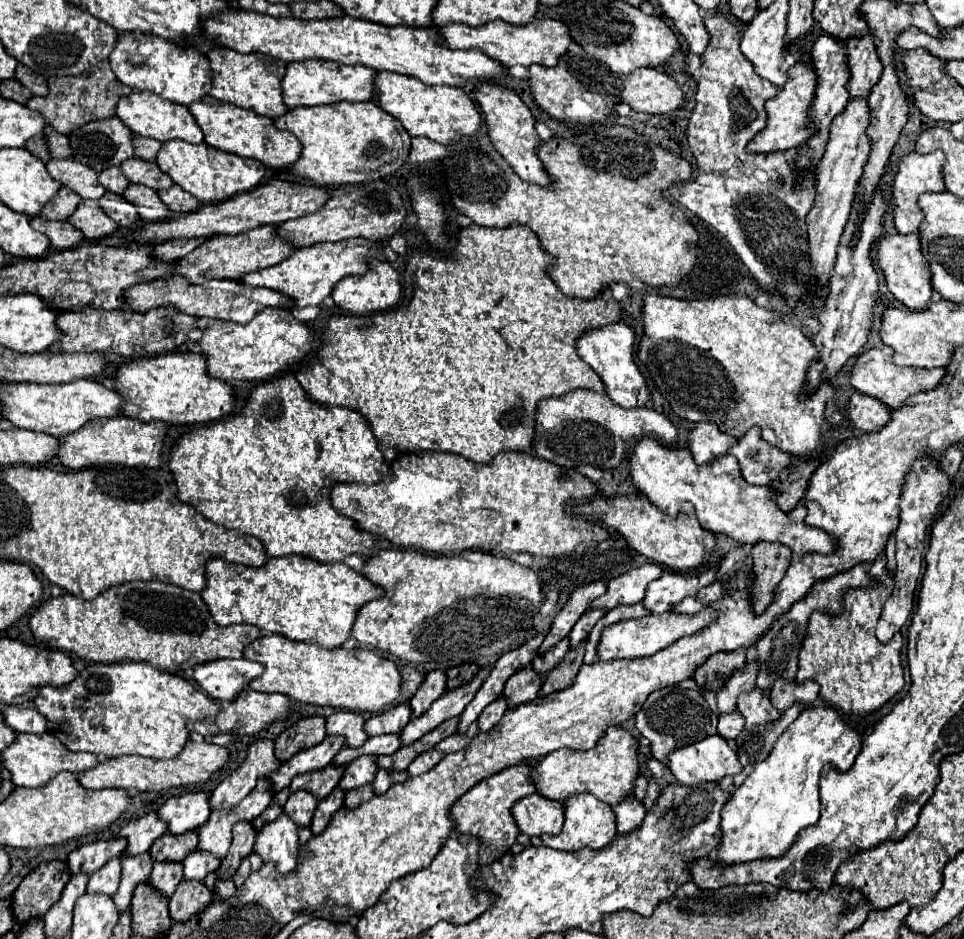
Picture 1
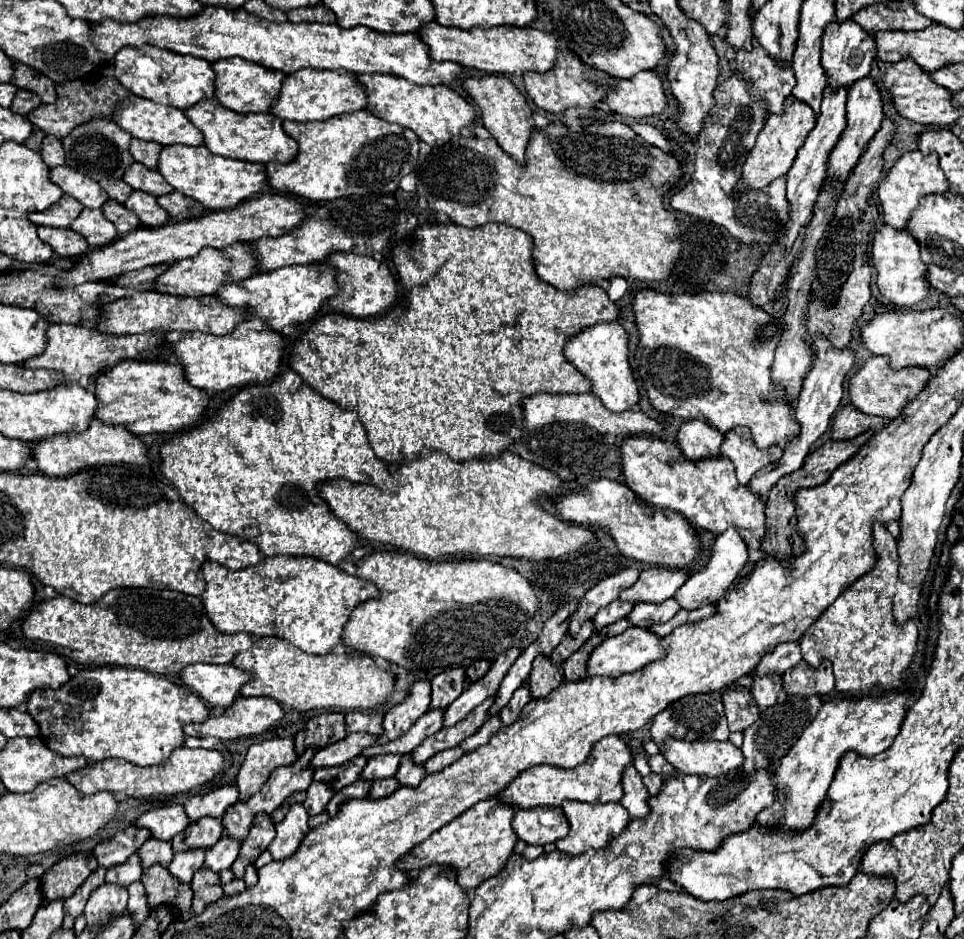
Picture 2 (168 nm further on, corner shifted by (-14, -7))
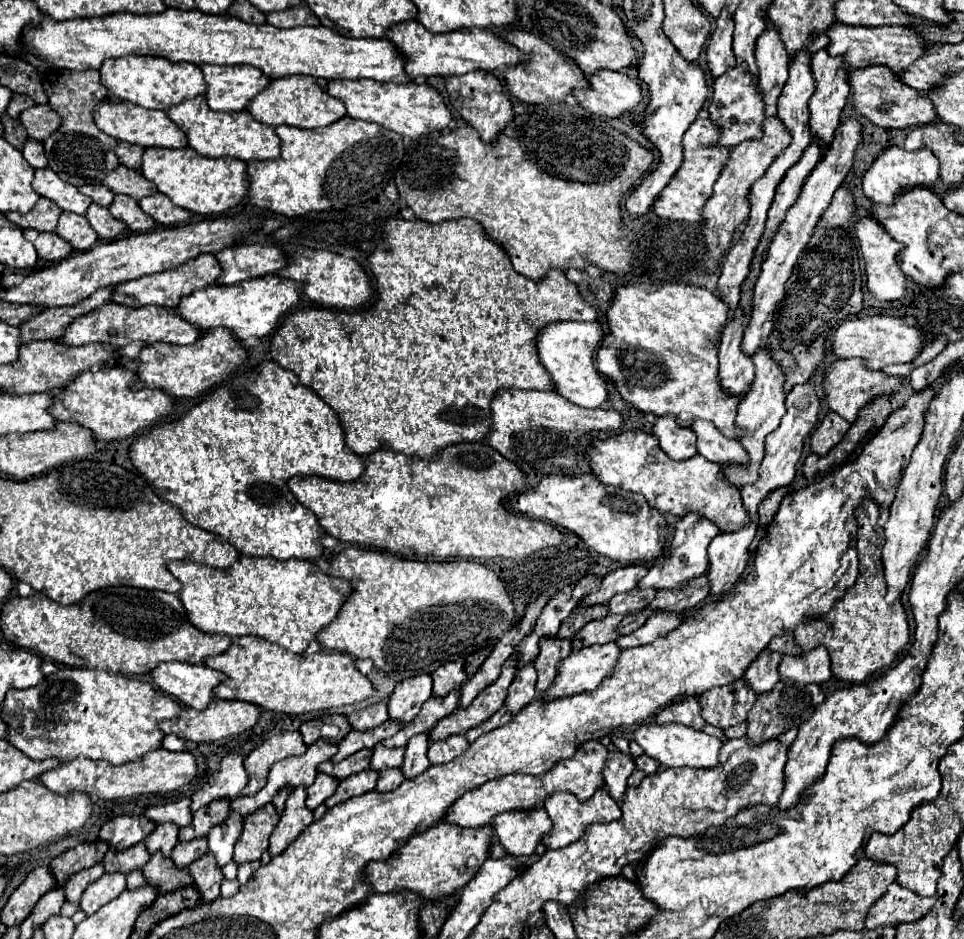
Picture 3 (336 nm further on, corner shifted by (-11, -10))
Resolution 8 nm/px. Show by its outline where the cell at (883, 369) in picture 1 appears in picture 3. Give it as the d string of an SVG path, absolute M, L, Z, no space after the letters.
M850 358L850 360L834 360L824 374L824 394L826 394L826 404L832 412L842 416L848 422L854 422L860 408L866 406L872 398L880 394L890 394L902 388L902 378L890 378L884 376L882 372L872 372L864 368L860 358Z

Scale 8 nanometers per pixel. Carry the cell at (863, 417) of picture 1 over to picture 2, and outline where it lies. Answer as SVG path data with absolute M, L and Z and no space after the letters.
M845 405L833 421L833 439L851 439L855 435L861 435L865 431L881 431L887 425L887 419L867 415L853 405Z

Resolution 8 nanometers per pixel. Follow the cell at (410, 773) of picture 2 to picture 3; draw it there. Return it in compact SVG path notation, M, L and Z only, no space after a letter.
M428 732L424 736L412 736L412 740L406 746L406 756L402 764L402 772L406 778L414 778L430 768L430 760L426 756L428 752Z

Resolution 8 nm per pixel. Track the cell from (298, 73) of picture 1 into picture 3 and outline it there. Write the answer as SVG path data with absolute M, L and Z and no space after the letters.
M288 76L288 78L276 78L268 84L252 104L246 108L258 122L268 126L298 126L298 128L322 128L328 126L342 116L346 116L346 108L340 100L334 100L326 94L326 80L318 80L312 76Z

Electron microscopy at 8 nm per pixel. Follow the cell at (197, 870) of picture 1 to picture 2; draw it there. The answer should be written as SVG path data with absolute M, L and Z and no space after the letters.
M221 837L211 849L205 851L205 867L215 873L229 869L237 859L237 853L239 853L239 841Z

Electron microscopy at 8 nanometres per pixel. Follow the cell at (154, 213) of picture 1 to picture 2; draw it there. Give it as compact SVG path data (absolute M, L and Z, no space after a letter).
M135 191L125 201L125 207L131 209L145 227L159 227L169 221L169 213L157 203L157 197L143 191Z

